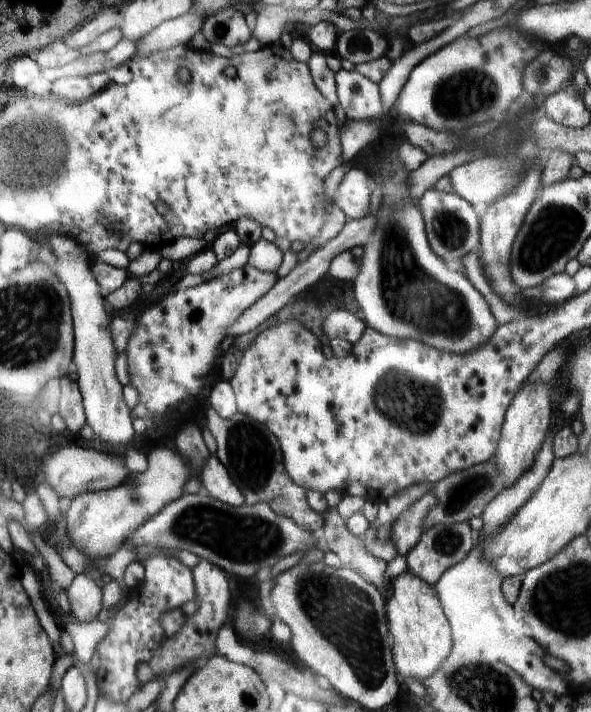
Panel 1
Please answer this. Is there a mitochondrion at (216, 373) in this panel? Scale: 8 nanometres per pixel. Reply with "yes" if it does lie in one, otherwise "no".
no

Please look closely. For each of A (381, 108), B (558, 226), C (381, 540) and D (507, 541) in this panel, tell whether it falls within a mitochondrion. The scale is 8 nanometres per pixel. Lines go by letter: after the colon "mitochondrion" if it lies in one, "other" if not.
A: other
B: mitochondrion
C: mitochondrion
D: other

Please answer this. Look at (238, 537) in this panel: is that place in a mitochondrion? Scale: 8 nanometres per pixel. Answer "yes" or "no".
yes

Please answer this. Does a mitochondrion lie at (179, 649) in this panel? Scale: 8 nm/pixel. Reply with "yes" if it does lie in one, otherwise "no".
yes

